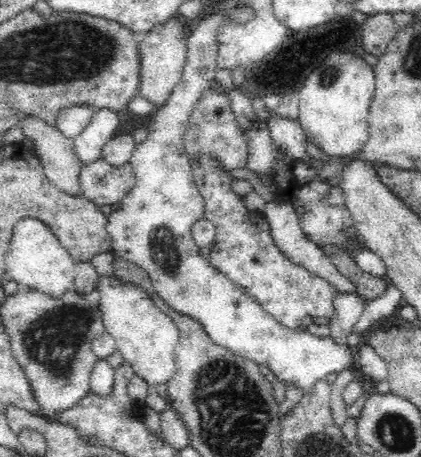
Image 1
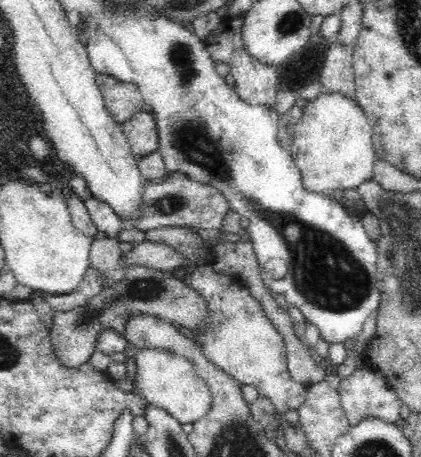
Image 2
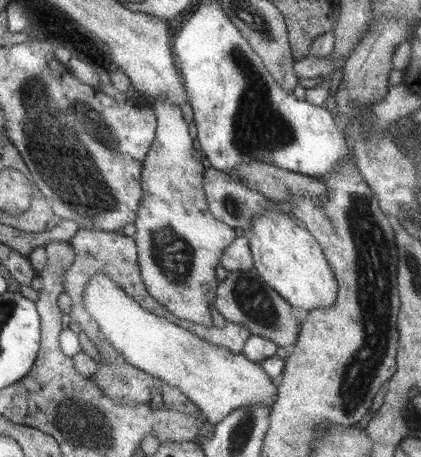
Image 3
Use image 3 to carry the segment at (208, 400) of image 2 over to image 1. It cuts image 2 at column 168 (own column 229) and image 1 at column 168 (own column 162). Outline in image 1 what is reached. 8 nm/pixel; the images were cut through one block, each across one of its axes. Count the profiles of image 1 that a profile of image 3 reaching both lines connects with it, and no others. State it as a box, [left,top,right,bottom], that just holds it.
[96,276,180,386]

